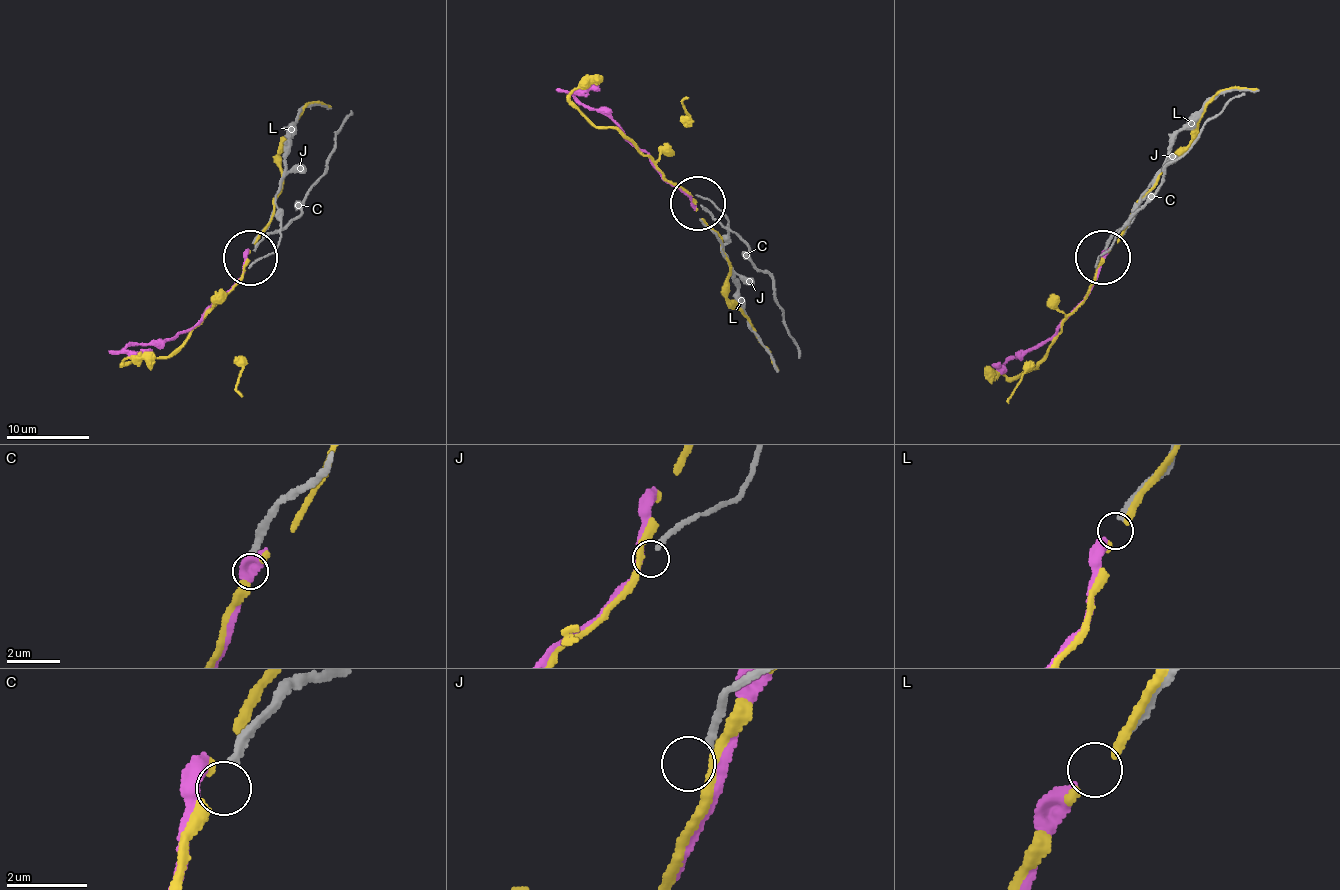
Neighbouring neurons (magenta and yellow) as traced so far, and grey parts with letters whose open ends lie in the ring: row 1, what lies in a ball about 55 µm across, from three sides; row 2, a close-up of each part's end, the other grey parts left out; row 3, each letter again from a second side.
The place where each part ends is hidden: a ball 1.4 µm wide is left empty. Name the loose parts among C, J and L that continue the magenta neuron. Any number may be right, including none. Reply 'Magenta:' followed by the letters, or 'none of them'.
Magenta: L

